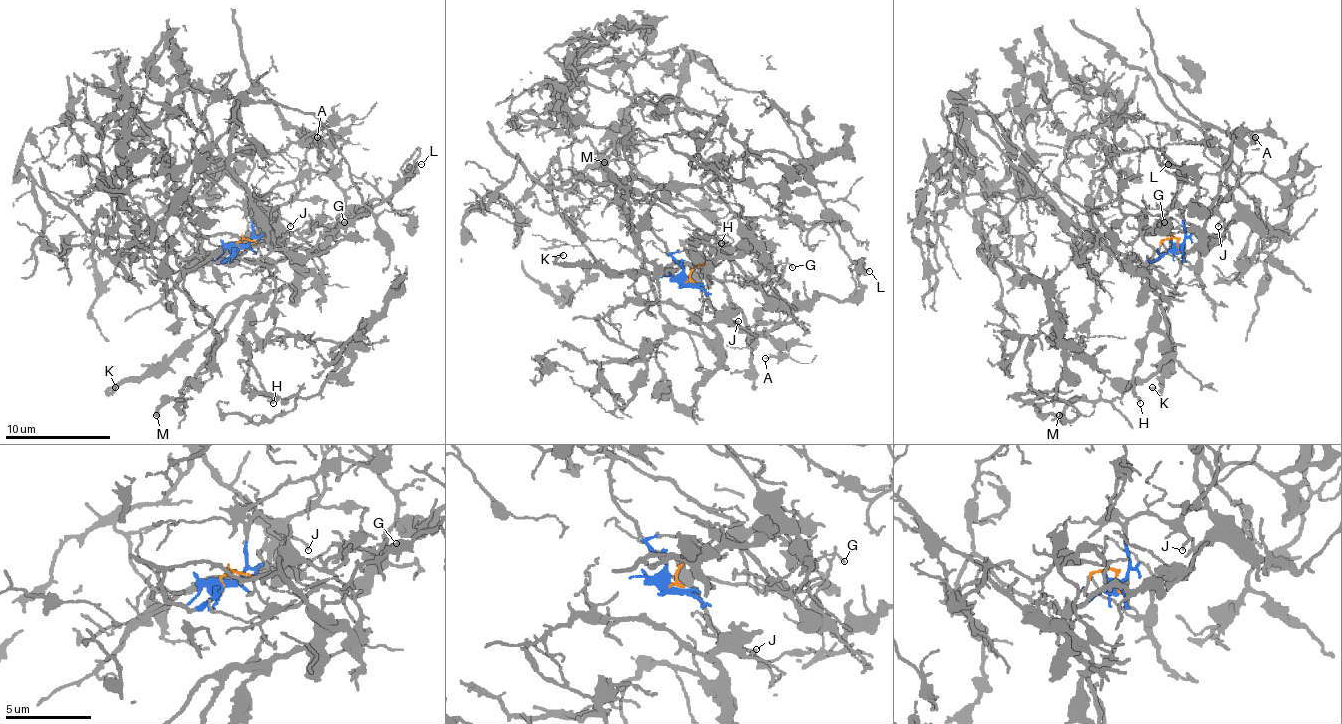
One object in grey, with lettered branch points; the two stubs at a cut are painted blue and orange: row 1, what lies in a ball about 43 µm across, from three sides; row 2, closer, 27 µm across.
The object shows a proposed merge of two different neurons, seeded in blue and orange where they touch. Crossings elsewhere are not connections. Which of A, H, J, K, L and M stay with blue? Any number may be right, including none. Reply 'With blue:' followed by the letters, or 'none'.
With blue: A, J

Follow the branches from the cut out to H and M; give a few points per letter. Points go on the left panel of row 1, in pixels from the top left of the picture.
H: (237, 248), (242, 237), (253, 240), (263, 258), (269, 290), (253, 308), (245, 348), (247, 380), (274, 403)
M: (237, 248), (242, 237), (253, 240), (269, 285), (261, 298), (245, 298), (181, 401), (168, 401), (155, 414)

